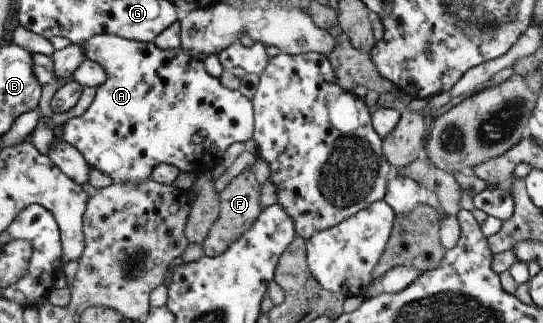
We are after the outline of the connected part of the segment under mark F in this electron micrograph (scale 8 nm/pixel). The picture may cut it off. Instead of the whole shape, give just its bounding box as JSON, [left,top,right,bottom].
[203,168,262,257]

